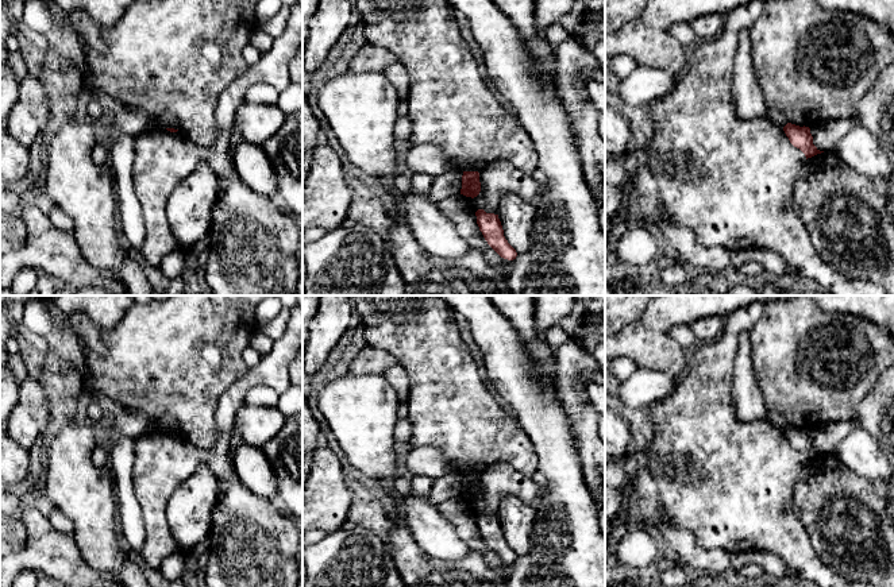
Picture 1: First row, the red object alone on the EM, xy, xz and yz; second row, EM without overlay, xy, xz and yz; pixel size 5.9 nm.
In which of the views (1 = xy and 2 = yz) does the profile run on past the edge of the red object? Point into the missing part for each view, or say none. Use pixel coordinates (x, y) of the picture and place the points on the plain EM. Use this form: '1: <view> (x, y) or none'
1: none
2: none

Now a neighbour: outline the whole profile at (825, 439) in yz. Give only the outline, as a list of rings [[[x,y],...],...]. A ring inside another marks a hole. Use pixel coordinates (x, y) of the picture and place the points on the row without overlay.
[[[828,422],[810,430],[813,447],[820,453],[835,453],[837,445],[853,430],[855,422]]]

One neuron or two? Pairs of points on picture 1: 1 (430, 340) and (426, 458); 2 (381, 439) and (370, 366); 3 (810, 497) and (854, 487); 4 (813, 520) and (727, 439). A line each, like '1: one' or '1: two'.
1: two
2: two
3: one
4: two

